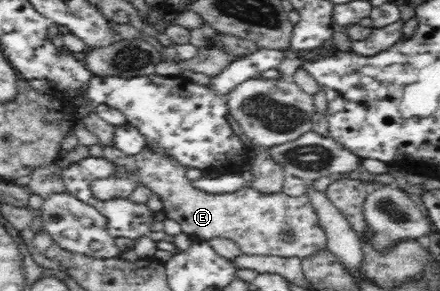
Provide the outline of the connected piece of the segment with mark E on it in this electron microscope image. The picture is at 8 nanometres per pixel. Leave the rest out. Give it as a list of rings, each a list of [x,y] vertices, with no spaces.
[[[146,145],[138,154],[127,155],[115,146],[103,146],[103,159],[123,168],[126,174],[104,177],[90,184],[96,199],[128,198],[138,186],[146,186],[160,197],[163,214],[181,224],[182,233],[193,239],[208,241],[228,238],[236,242],[246,255],[281,256],[300,259],[322,253],[327,249],[327,237],[321,228],[306,191],[288,196],[283,191],[262,193],[252,187],[242,187],[236,192],[210,194],[192,185],[186,177],[187,168],[173,162],[168,156],[152,151]]]

